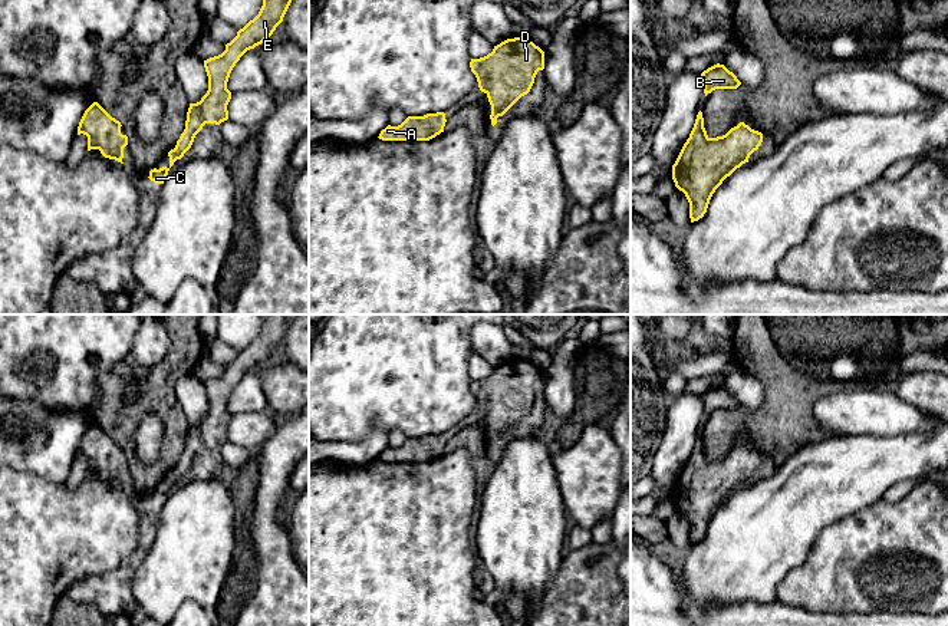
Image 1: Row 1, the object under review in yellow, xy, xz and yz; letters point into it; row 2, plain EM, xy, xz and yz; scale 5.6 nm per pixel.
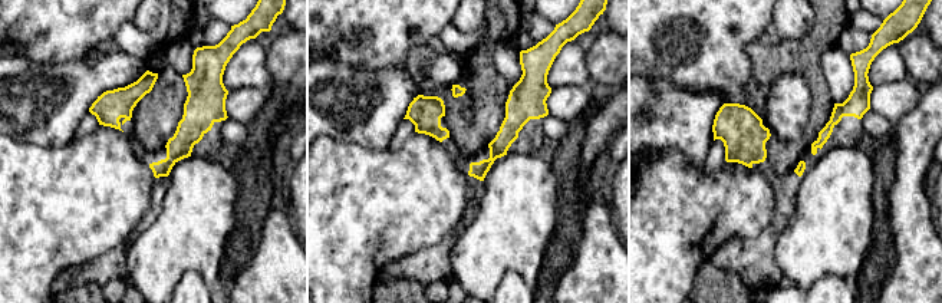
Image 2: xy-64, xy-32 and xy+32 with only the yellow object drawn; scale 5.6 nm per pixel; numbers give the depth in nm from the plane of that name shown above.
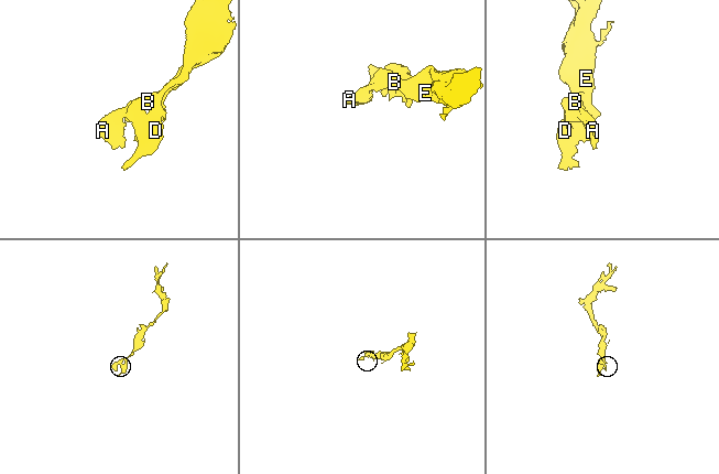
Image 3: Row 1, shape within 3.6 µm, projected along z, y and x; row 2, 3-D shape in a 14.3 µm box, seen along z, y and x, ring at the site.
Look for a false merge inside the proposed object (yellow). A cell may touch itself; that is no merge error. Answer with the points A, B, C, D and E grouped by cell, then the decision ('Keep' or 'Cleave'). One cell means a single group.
Groups: A B C D E. Keep

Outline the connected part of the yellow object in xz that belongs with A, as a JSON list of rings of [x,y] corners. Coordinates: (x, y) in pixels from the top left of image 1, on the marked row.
[[[427,113],[424,116],[408,116],[401,125],[388,125],[381,131],[382,141],[429,141],[444,132],[445,113]]]

